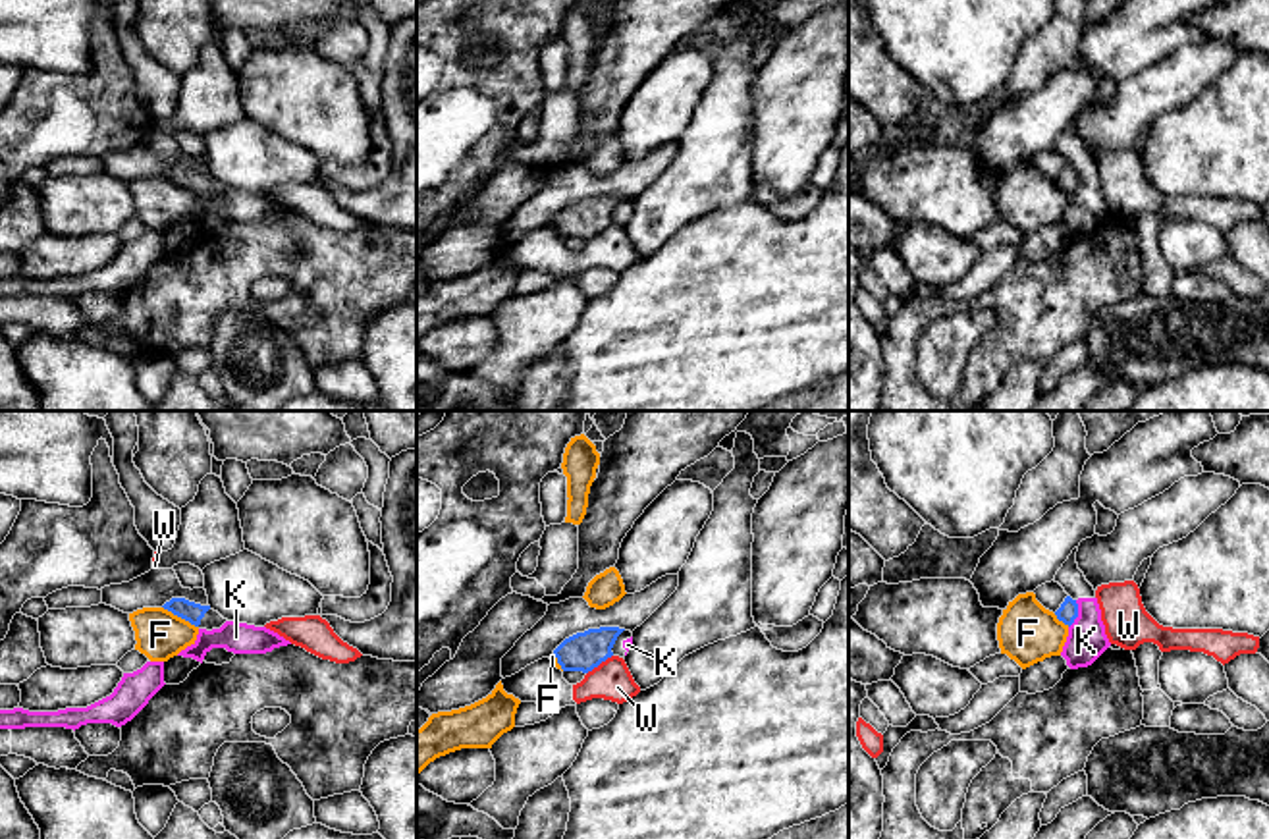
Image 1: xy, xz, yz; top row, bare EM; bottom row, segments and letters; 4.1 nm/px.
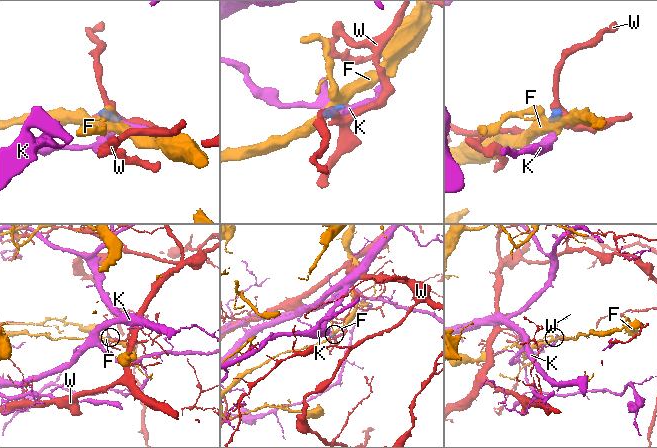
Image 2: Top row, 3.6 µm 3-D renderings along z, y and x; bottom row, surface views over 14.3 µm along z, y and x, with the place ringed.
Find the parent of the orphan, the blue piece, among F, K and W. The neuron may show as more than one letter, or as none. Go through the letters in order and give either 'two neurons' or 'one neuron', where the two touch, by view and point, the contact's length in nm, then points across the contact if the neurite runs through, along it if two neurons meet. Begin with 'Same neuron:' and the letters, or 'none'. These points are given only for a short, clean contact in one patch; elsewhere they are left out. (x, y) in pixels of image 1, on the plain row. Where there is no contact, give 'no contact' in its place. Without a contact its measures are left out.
Same neuron: none
F: two neurons; meets blue in xy at (180, 184); contact 180 nm long; border along xy (162, 174), (197, 195)
K: two neurons; meets blue in yz at (1077, 182); contact 120 nm long; border along yz (1077, 168), (1077, 186), (1069, 195)
W: two neurons; meets blue in xz at (598, 232); contact 140 nm long; border along xz (612, 222), (587, 242)

